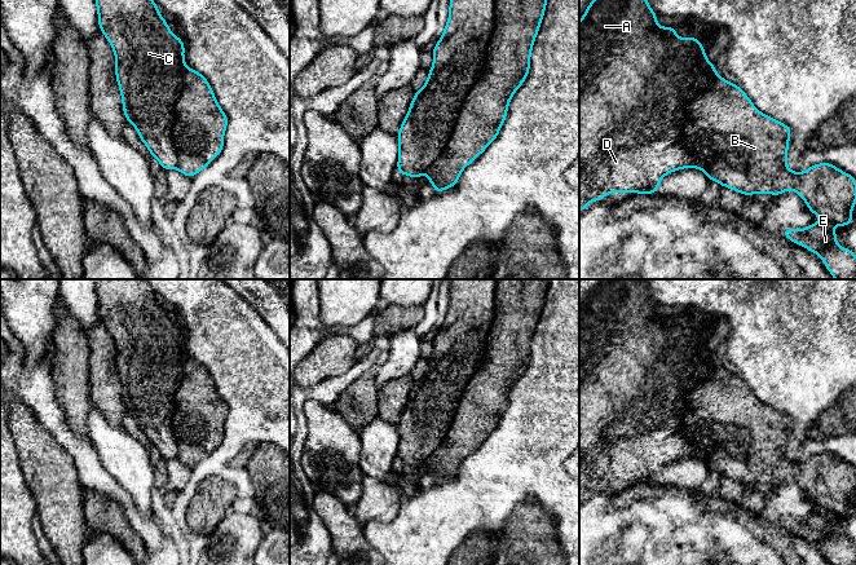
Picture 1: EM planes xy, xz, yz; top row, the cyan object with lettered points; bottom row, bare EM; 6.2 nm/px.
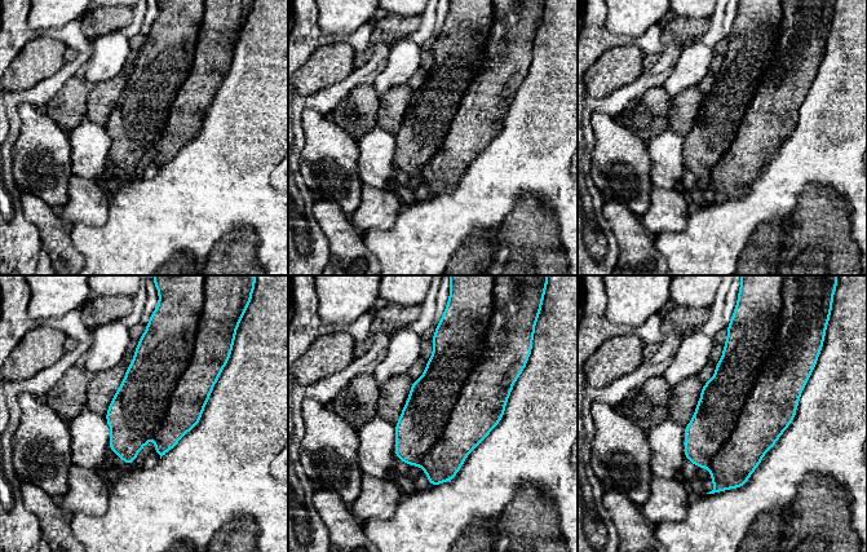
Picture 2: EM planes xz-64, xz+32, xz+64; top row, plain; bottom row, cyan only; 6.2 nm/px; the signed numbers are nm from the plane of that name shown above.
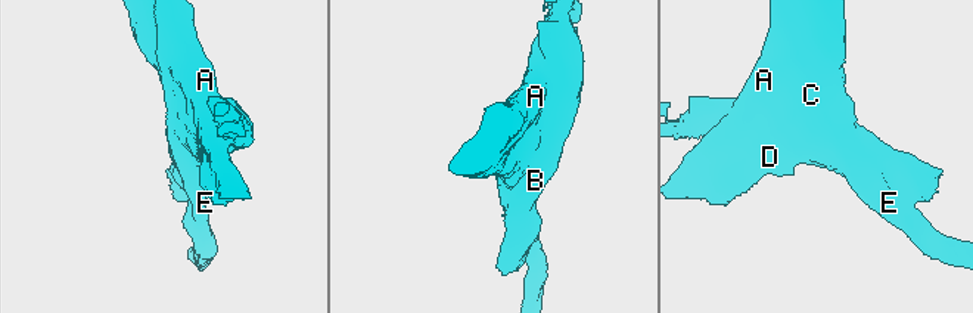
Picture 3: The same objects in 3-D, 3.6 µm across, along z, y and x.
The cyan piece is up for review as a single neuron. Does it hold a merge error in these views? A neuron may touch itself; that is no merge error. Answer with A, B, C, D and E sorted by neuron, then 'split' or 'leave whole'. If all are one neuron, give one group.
groups A C D E / B; split

